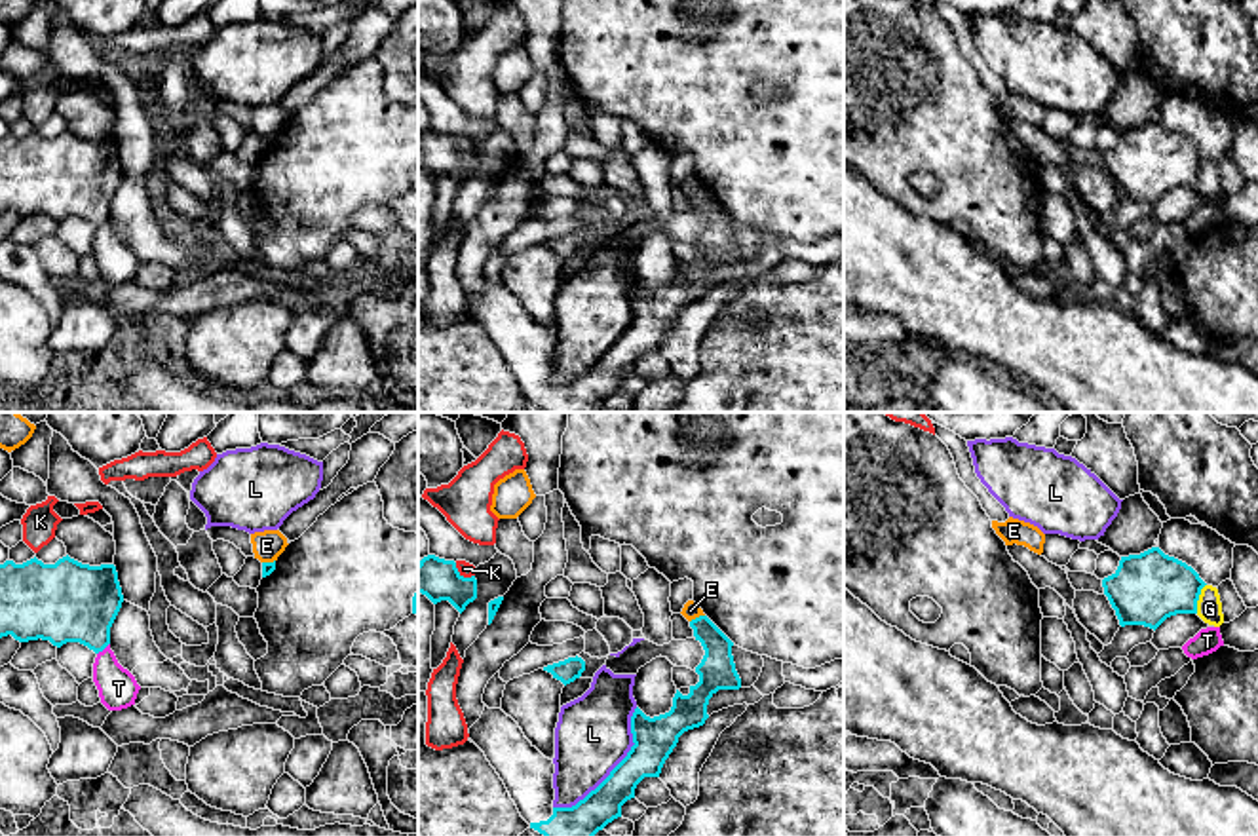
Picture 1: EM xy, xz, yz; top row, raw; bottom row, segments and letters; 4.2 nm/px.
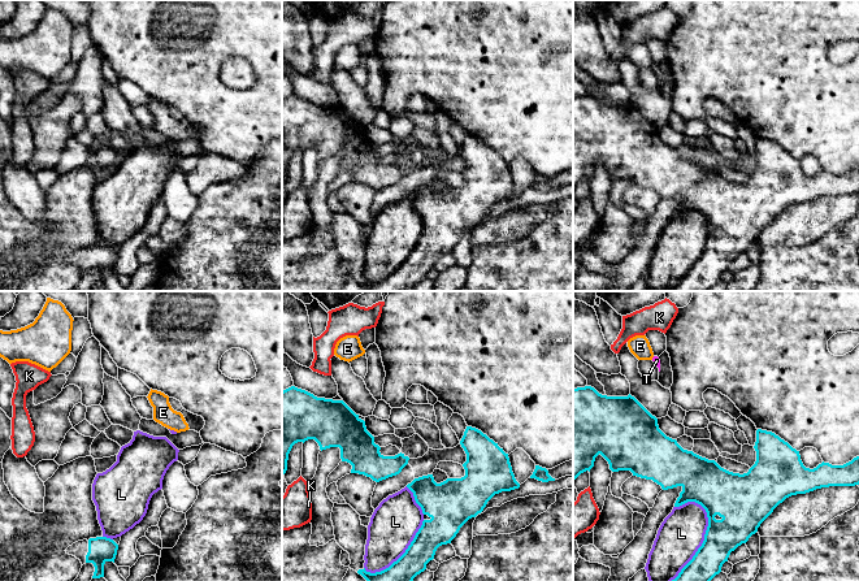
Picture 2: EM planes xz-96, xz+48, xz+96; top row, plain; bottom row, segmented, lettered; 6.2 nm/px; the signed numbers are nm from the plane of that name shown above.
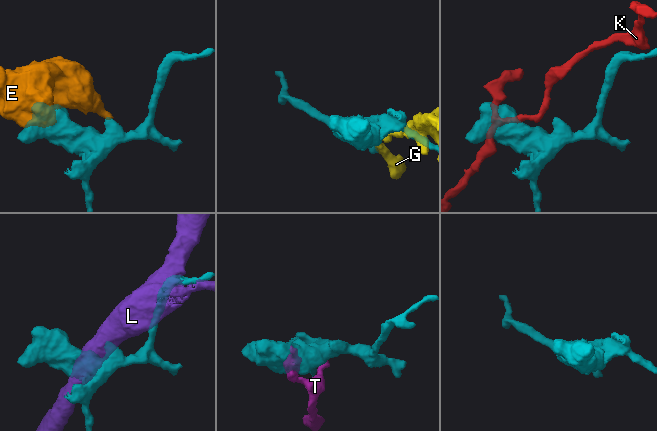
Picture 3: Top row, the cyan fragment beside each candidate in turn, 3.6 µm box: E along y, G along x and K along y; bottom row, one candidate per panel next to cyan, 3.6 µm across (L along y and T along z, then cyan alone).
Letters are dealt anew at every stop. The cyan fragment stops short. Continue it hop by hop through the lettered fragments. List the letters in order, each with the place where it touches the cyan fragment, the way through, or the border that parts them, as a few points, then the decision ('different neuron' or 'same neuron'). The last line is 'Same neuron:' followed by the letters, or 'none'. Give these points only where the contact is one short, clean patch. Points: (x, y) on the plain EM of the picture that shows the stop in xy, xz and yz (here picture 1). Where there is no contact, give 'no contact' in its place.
E: xz (696, 192) | along xz (704, 189), (690, 196) | different neuron
G: yz (1198, 173) | different neuron
K: xz (462, 151) | along xz (455, 137), (464, 151), (474, 151) | different neuron
L: xz (614, 342) | different neuron
T: xy (103, 223) | different neuron
Same neuron: none

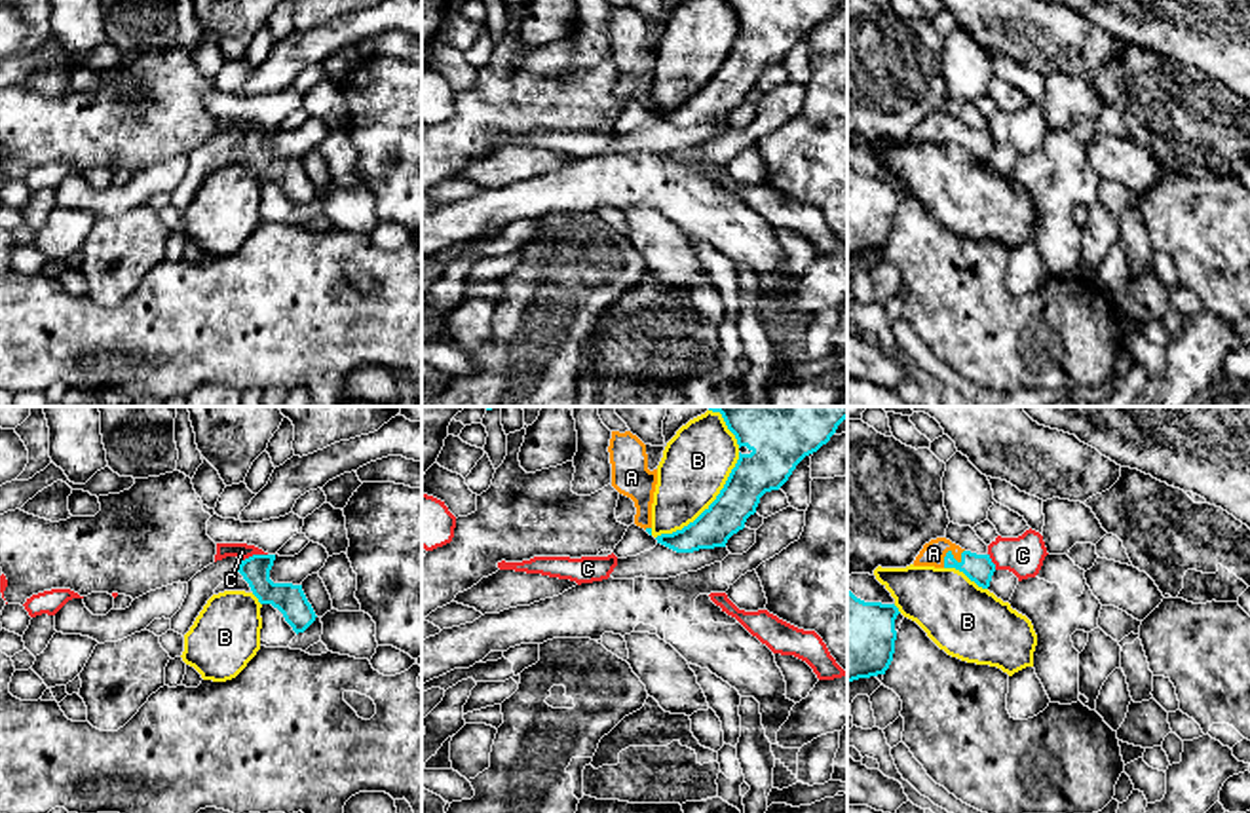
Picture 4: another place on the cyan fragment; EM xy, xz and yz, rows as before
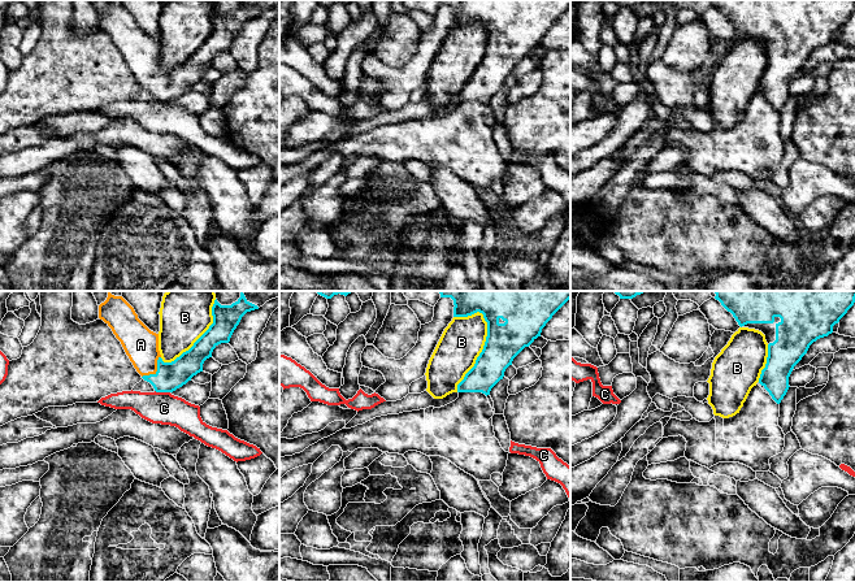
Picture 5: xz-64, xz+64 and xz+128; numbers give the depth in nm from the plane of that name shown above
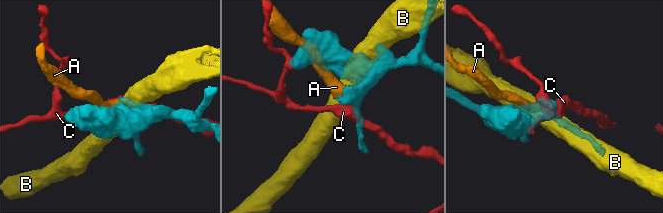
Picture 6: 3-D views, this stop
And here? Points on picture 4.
A: yz (950, 128) | across yz (979, 143), (958, 135), (950, 128), (933, 128) | same neuron
B: xz (709, 80) | different neuron
C: xy (253, 130) | along xy (266, 128), (255, 128), (242, 135) | different neuron
Same neuron: A

